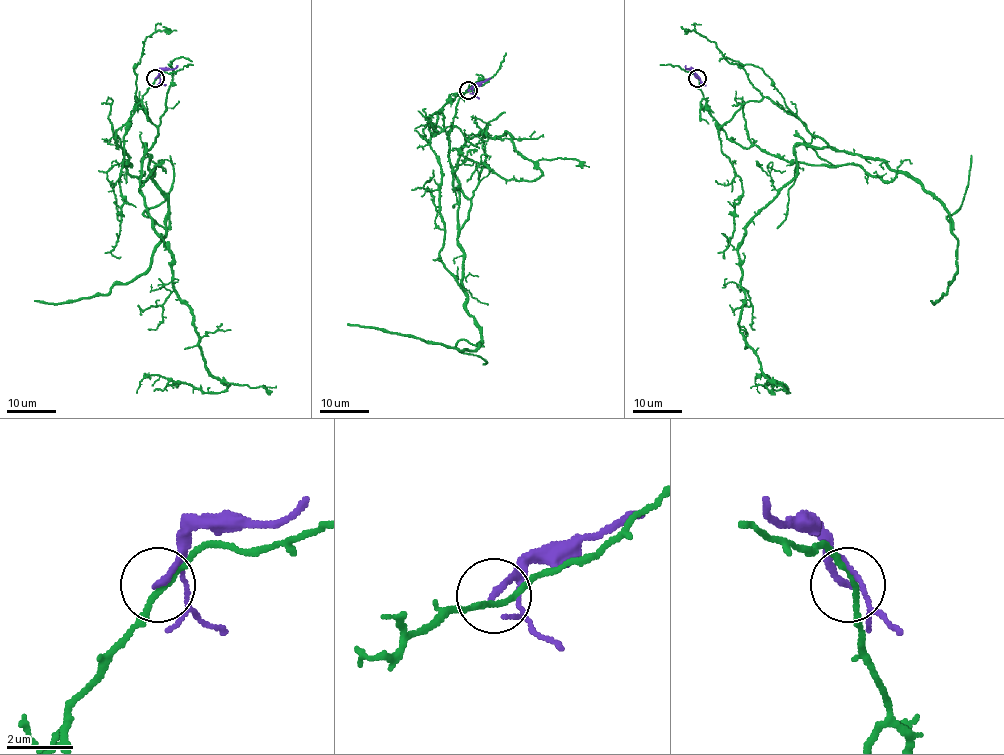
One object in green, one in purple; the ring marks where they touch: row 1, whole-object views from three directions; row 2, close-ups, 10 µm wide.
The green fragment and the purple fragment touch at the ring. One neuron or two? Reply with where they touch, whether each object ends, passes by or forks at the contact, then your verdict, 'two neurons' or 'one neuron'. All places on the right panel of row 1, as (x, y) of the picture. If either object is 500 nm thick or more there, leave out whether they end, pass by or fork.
place (697, 78); green passes by; purple ends; two neurons

